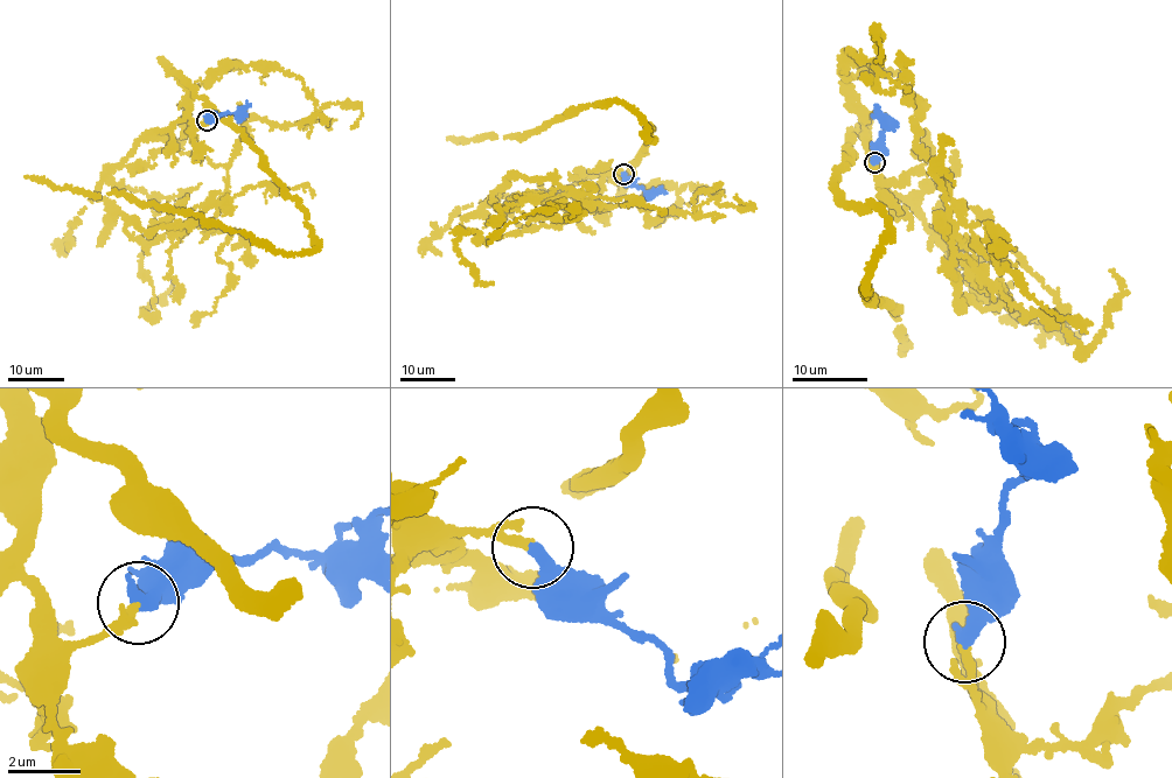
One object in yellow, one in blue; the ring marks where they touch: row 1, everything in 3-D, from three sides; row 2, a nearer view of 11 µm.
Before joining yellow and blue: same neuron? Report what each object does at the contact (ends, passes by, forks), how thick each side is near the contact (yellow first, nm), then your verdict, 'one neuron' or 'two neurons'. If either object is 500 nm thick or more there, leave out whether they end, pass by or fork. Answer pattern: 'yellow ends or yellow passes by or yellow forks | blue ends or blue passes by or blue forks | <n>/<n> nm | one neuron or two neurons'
yellow passes by | blue ends | 200/440 nm | one neuron

